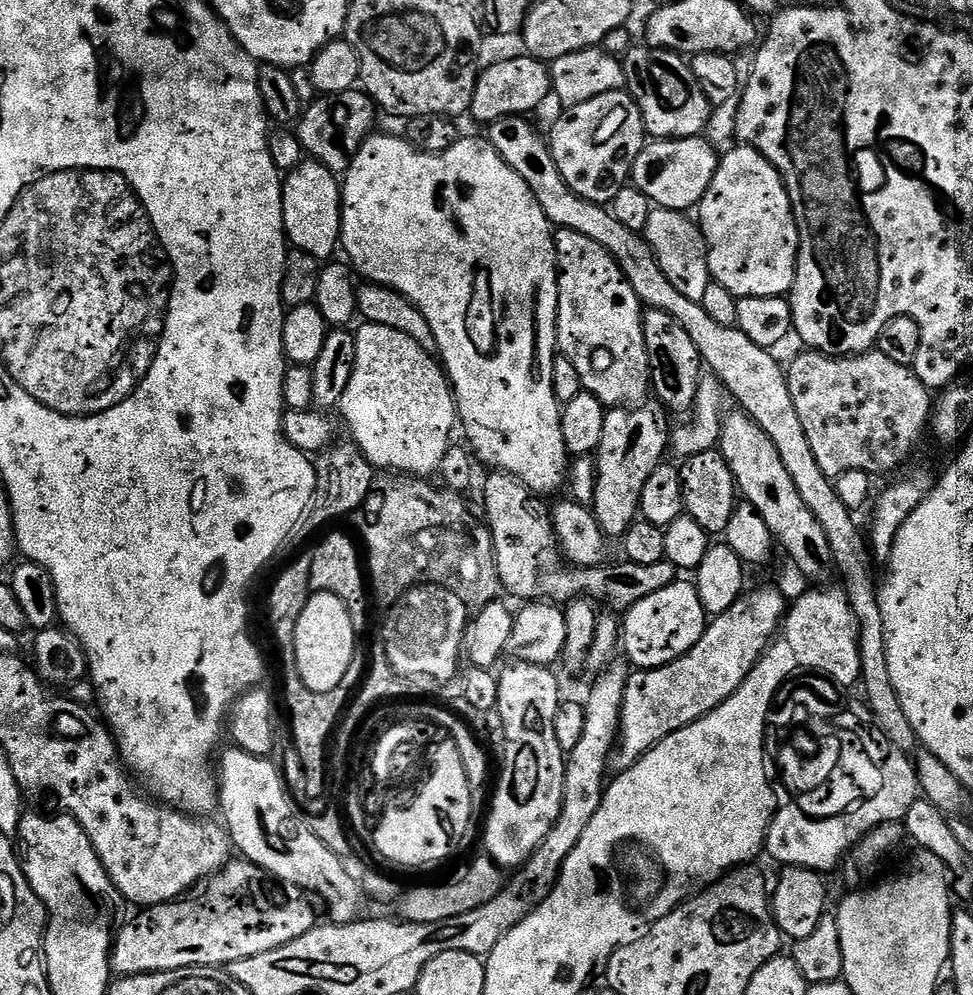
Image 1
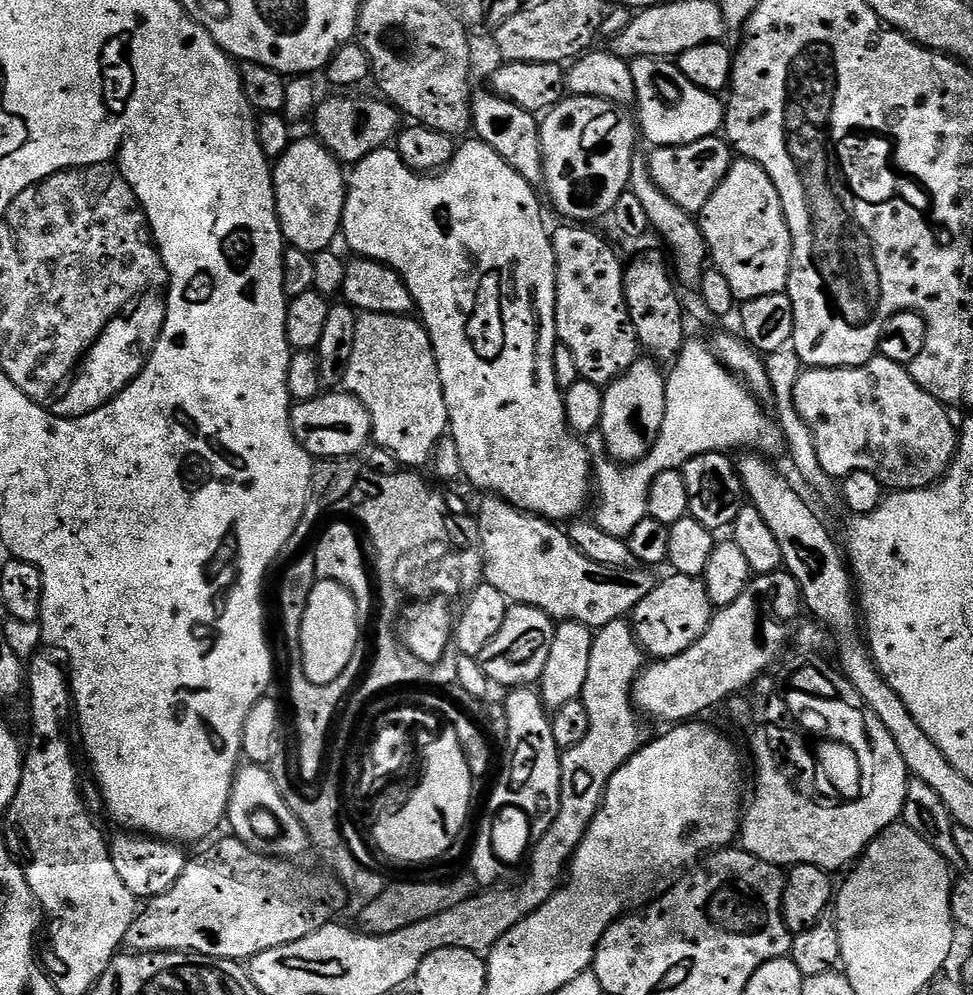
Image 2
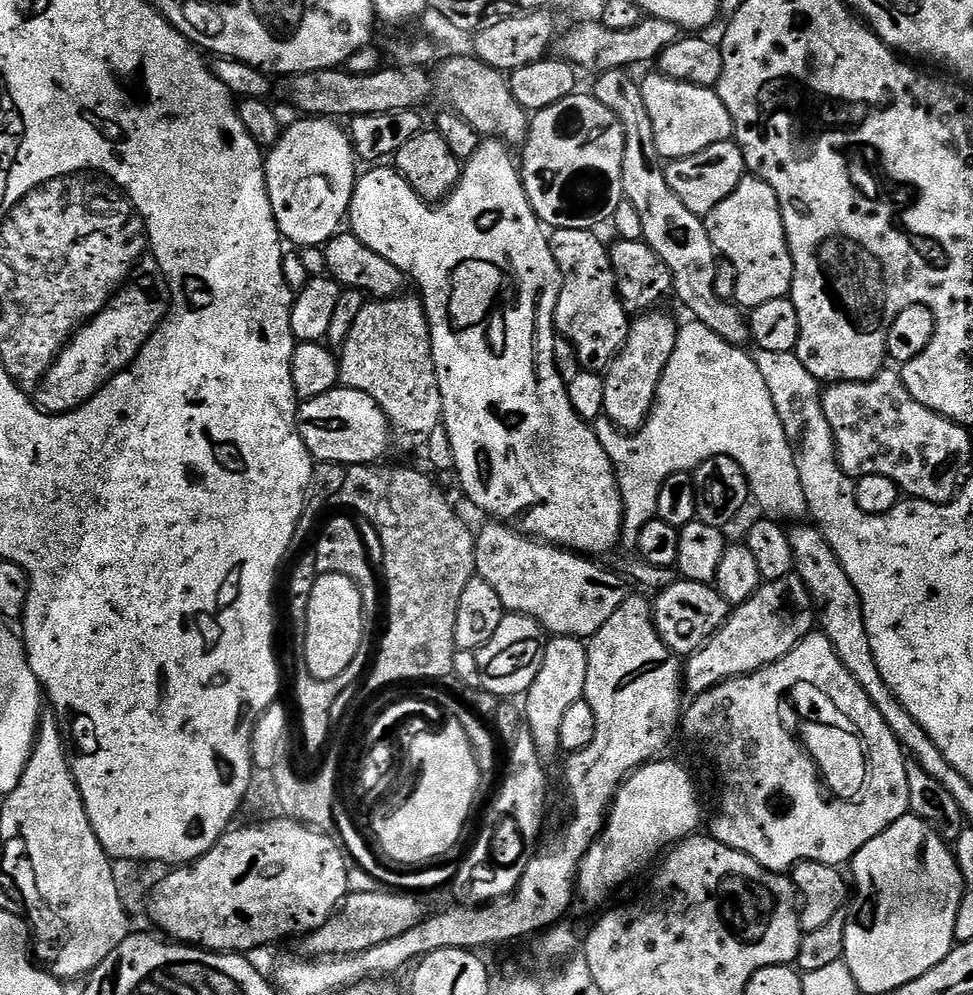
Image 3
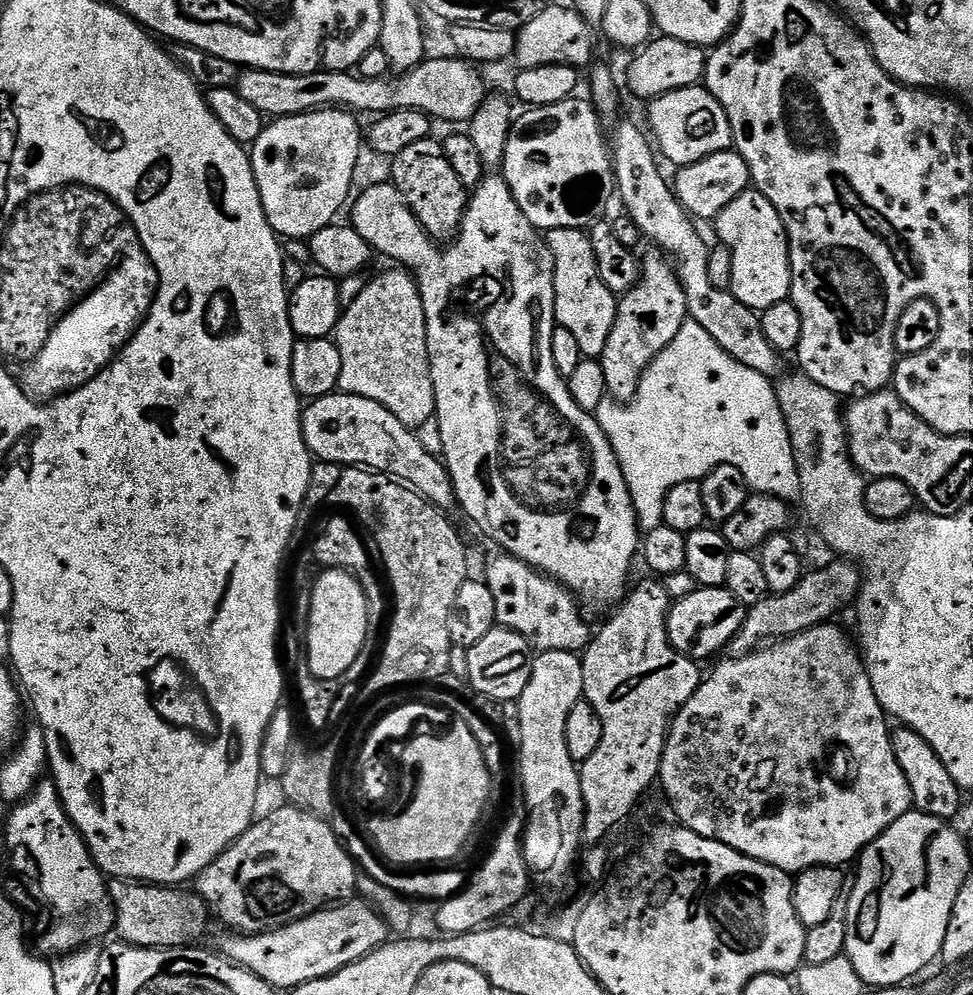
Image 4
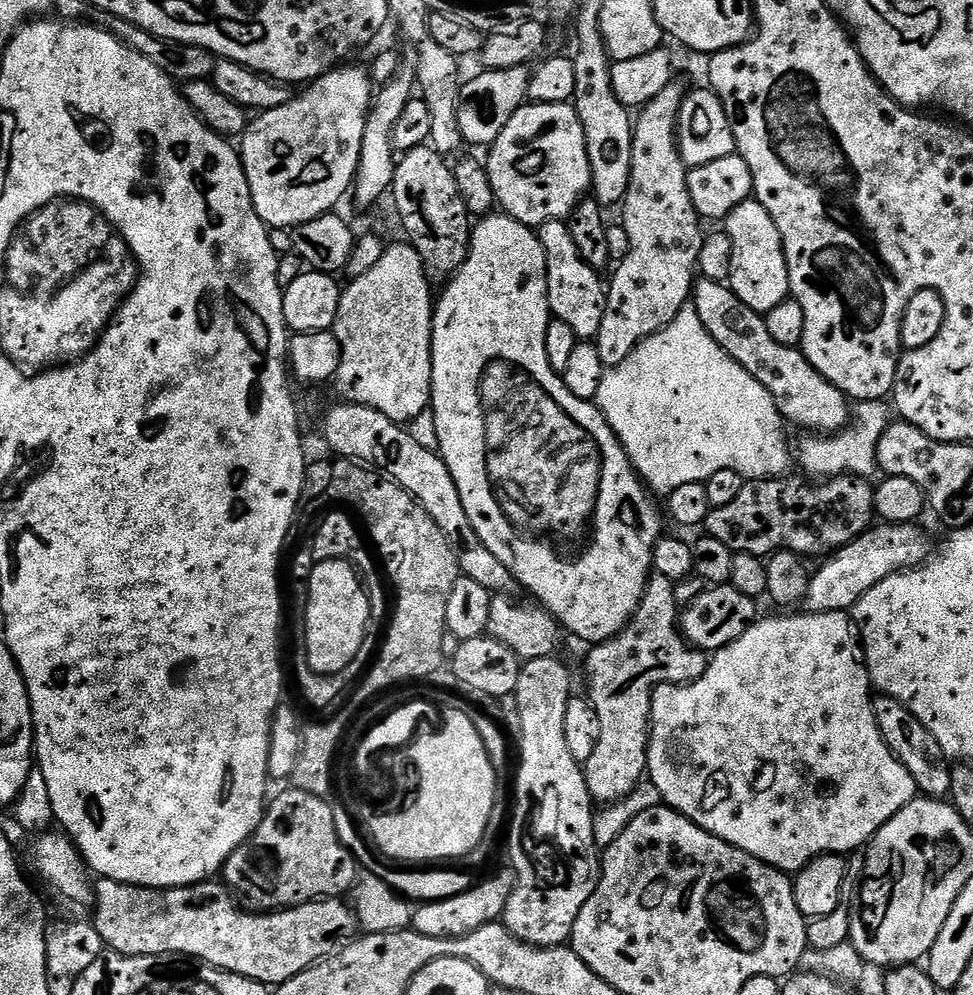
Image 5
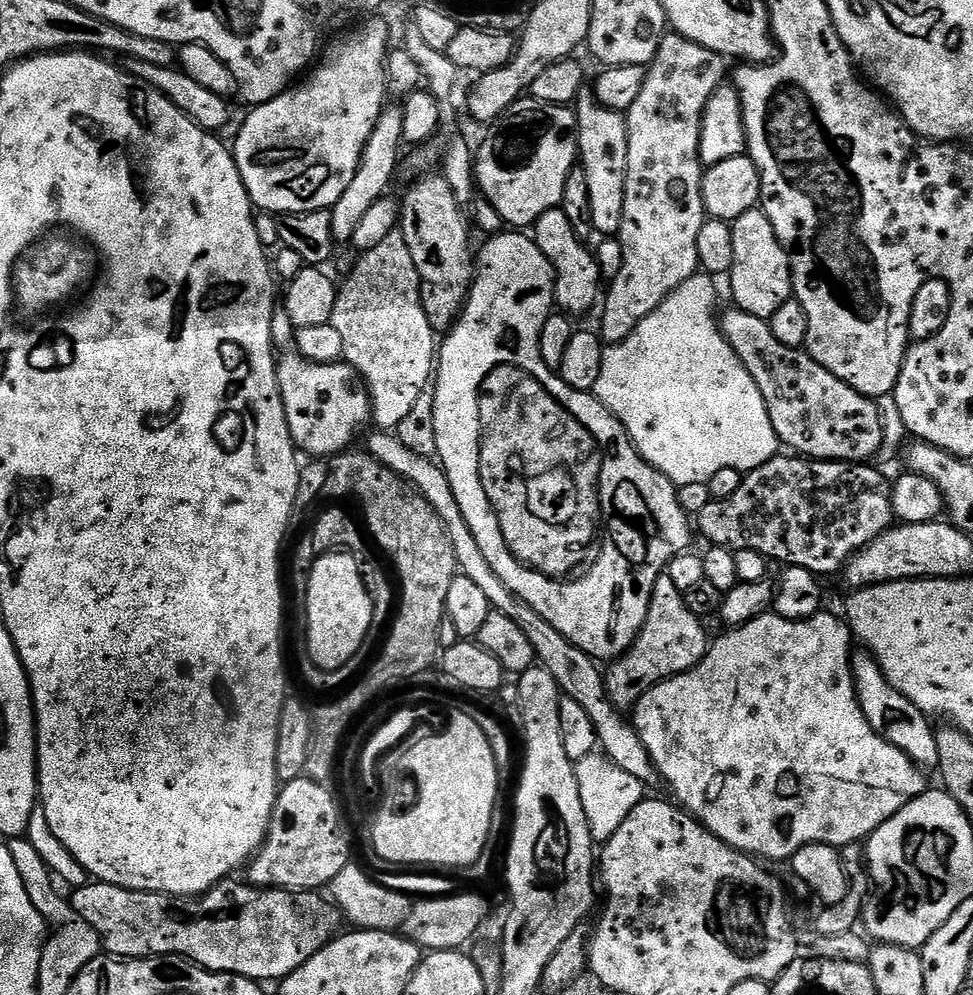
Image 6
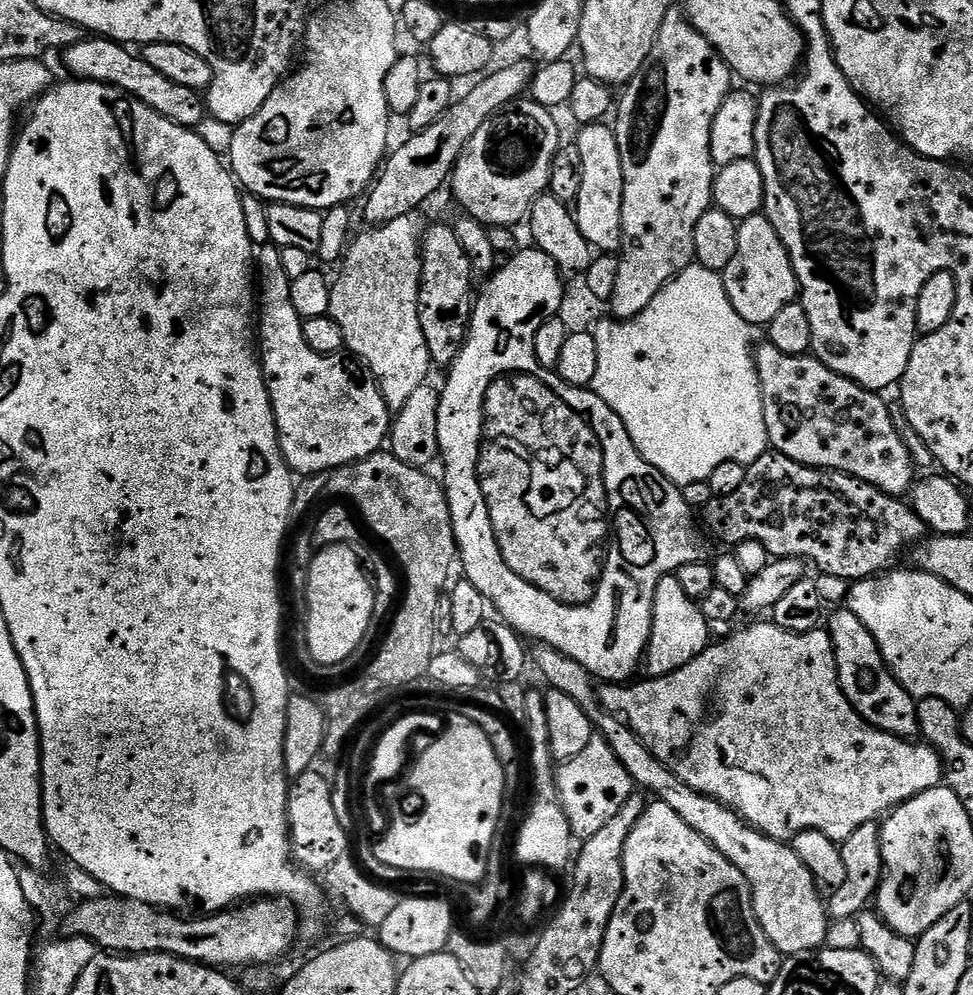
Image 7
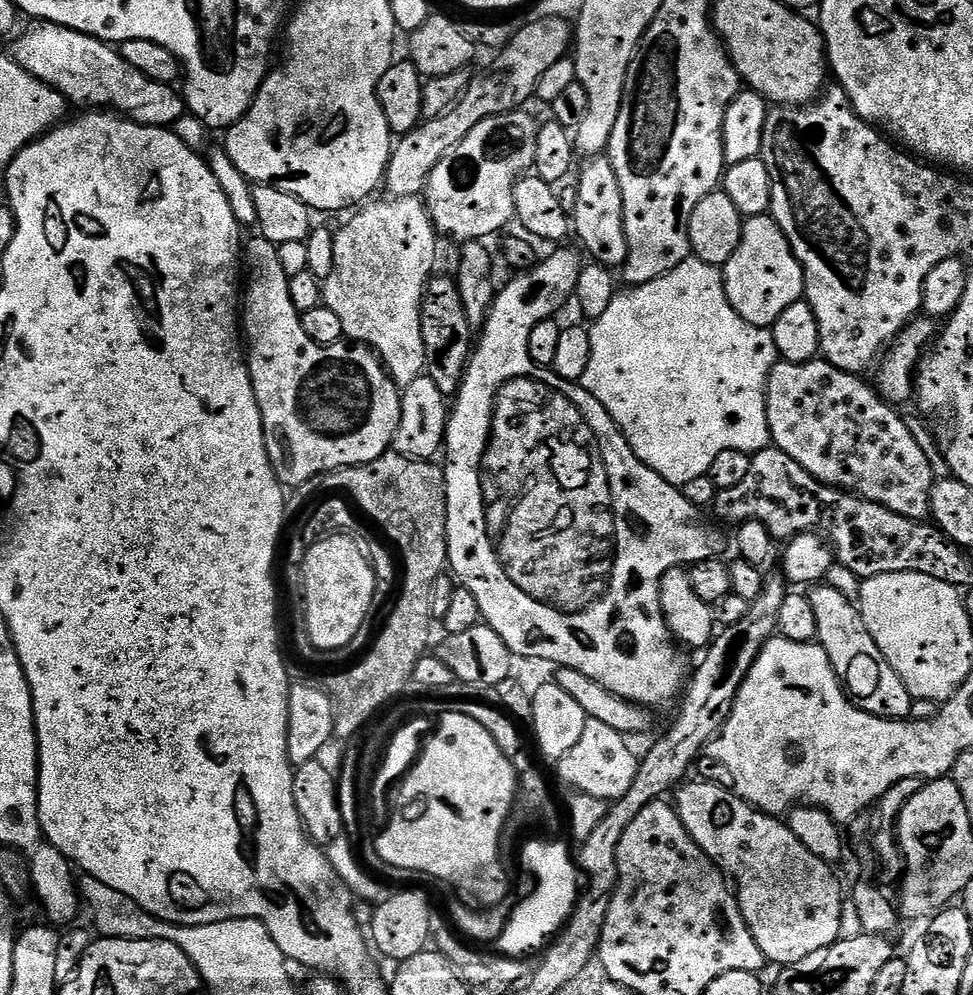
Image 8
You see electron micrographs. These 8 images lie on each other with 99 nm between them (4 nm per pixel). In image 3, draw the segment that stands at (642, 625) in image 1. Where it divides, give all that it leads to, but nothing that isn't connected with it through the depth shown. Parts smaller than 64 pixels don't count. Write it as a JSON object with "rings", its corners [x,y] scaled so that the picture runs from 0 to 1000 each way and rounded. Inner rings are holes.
{"rings":[[[699,581],[693,589],[677,592],[675,599],[678,600],[670,607],[670,623],[674,626],[676,637],[682,642],[687,652],[700,661],[706,661],[712,655],[716,655],[748,623],[750,608],[739,599],[732,587]]]}

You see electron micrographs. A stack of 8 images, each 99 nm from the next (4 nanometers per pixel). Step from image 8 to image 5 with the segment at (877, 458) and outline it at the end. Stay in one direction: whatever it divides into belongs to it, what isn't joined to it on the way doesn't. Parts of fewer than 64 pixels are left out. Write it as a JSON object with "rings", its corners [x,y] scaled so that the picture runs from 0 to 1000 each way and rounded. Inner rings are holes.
{"rings":[[[720,280],[713,289],[713,309],[721,328],[776,382],[783,384],[795,400],[802,417],[811,427],[830,430],[835,436],[858,436],[866,434],[874,425],[874,402],[867,394],[850,380],[826,358],[822,350],[800,348],[787,332],[785,318],[771,312],[753,295],[751,288],[739,281]]]}

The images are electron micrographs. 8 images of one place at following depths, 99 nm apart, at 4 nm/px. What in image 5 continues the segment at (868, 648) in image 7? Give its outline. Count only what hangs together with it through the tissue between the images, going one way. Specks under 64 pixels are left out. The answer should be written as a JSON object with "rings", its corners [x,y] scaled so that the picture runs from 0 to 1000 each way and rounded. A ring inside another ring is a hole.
{"rings":[[[904,697],[899,701],[898,718],[911,750],[917,755],[919,762],[923,762],[927,770],[931,770],[935,782],[939,782],[942,793],[954,802],[973,801],[977,794],[979,769],[968,750],[960,746],[960,738],[956,738],[956,734],[952,734],[952,730],[948,730],[948,726],[943,726],[943,722],[939,722],[939,718],[931,714],[931,710],[927,710],[914,699]]]}

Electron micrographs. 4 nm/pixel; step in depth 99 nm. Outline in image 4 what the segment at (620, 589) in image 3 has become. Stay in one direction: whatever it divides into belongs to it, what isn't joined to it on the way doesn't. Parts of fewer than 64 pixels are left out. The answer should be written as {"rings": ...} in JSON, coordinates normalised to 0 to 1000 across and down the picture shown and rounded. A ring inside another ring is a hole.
{"rings":[[[521,557],[510,558],[514,559],[503,561],[495,582],[504,589],[504,597],[508,597],[511,628],[536,637],[536,641],[546,645],[552,656],[565,653],[599,656],[610,635],[609,632],[604,632],[604,627],[596,616],[597,608],[593,600],[572,583],[559,578],[552,571],[546,571],[541,565]]]}

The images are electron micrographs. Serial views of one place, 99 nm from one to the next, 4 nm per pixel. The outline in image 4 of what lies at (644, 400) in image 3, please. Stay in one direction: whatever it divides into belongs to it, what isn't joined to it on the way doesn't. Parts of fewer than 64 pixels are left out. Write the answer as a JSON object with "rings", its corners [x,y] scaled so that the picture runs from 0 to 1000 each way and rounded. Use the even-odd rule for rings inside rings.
{"rings":[[[678,257],[661,258],[658,282],[636,298],[631,330],[627,332],[627,340],[623,340],[623,352],[615,359],[619,376],[623,376],[625,398],[630,402],[644,404],[652,400],[660,376],[670,361],[693,344],[693,336],[697,336],[708,321],[705,295],[694,268]]]}

